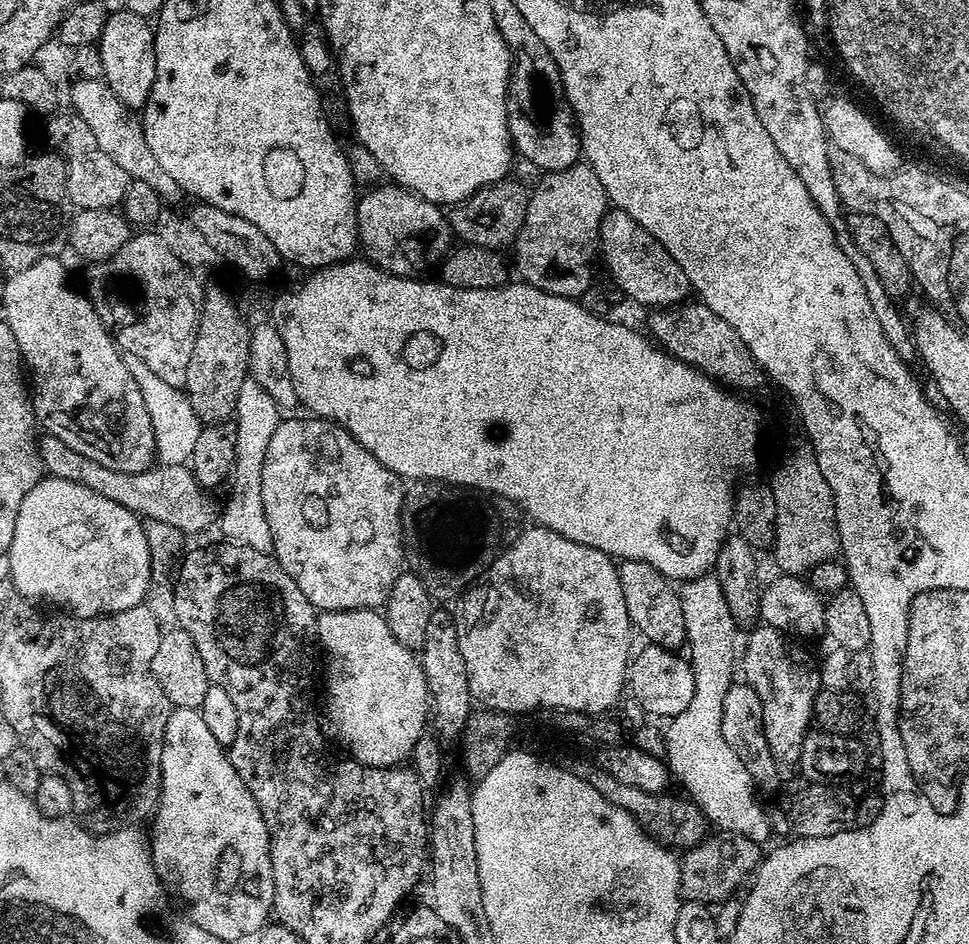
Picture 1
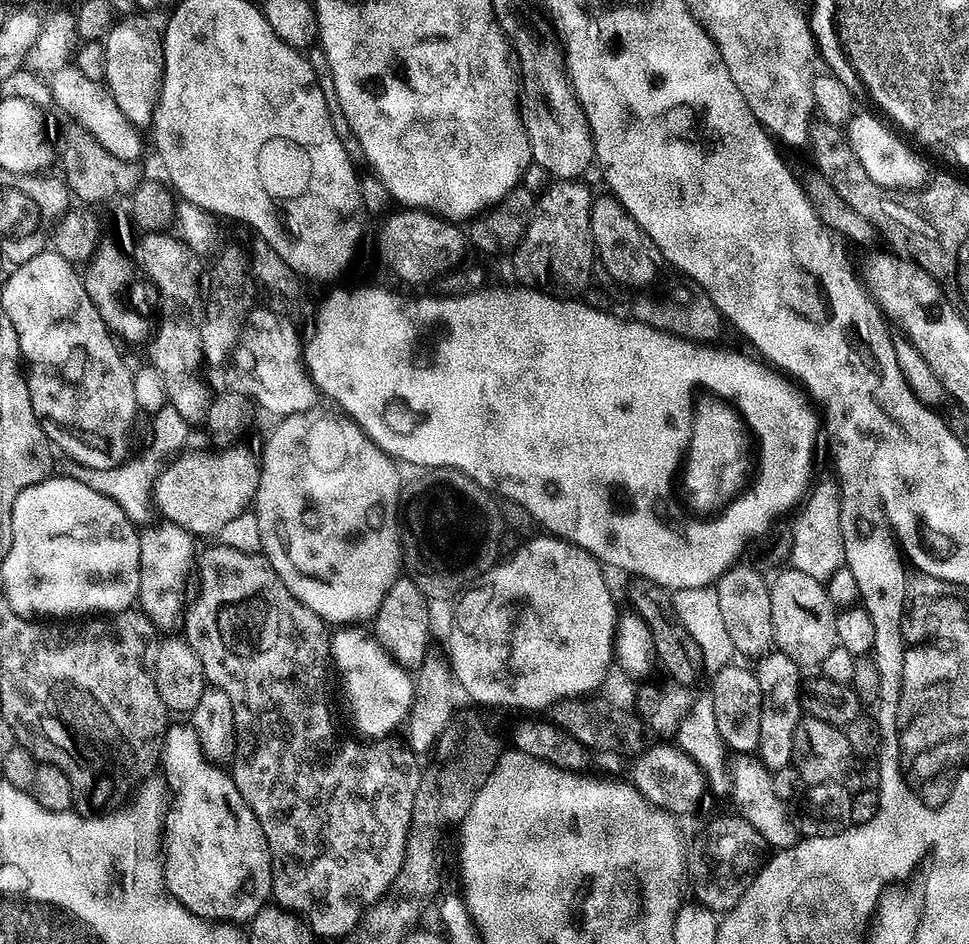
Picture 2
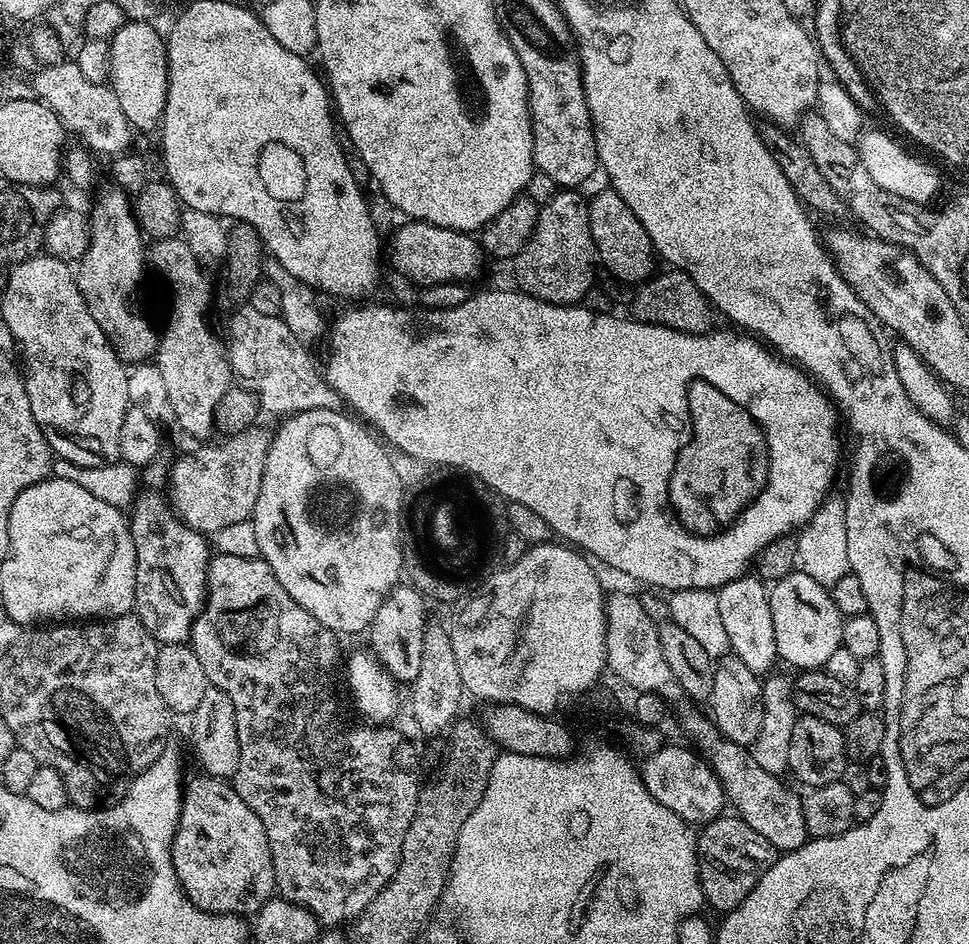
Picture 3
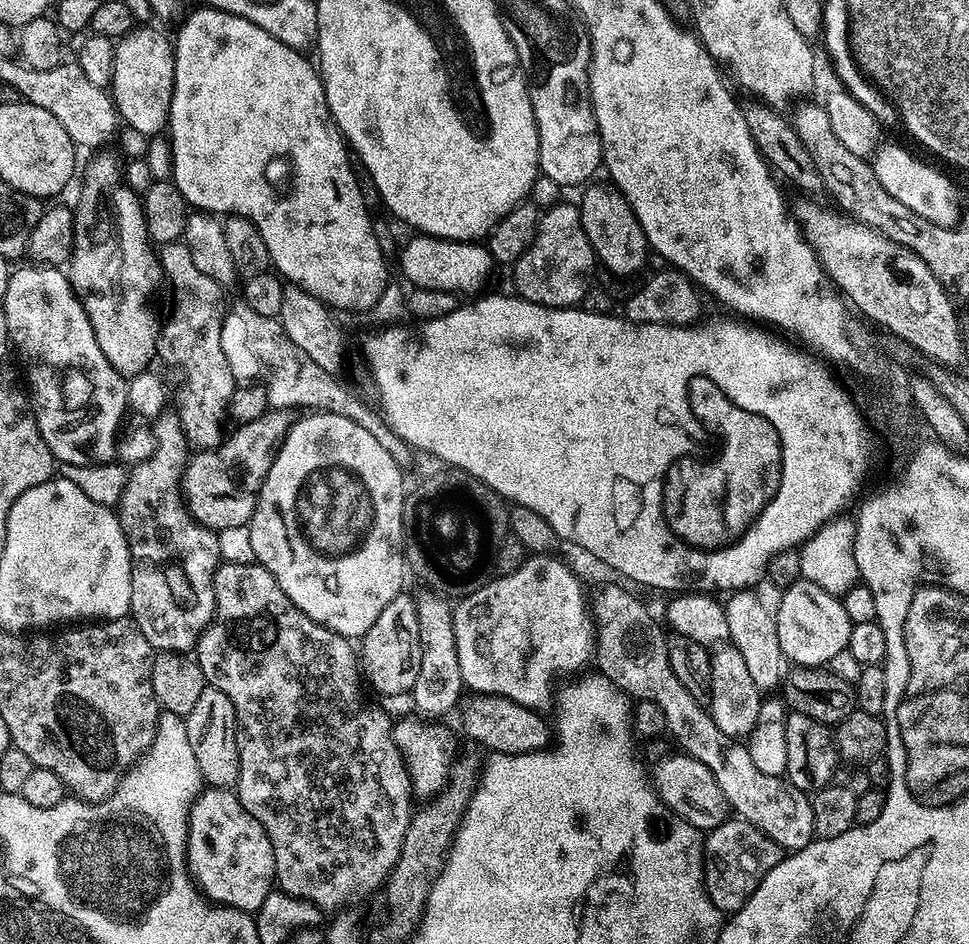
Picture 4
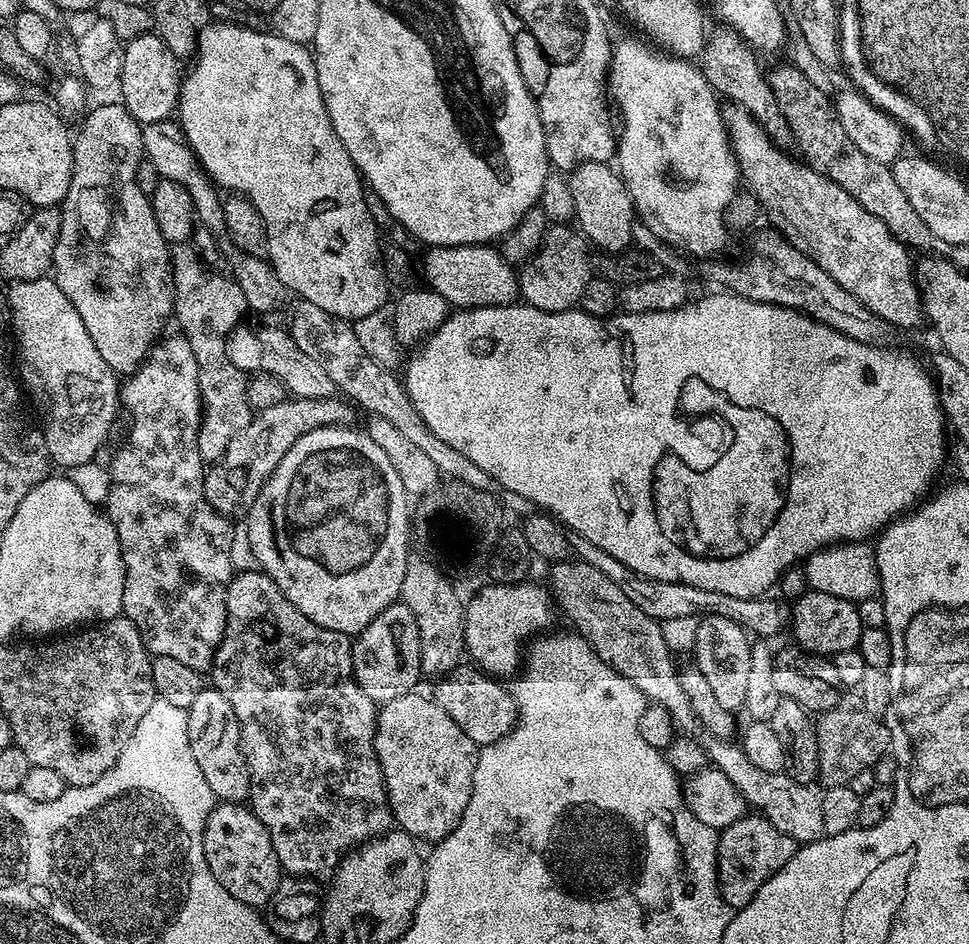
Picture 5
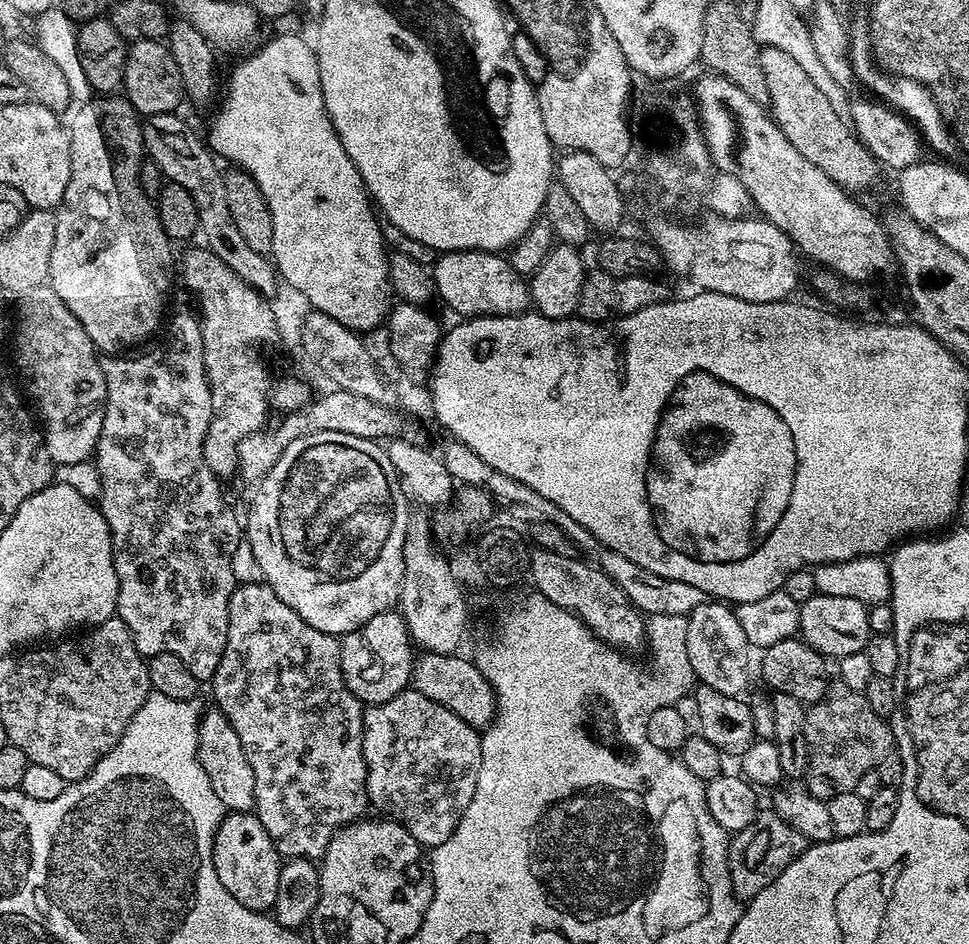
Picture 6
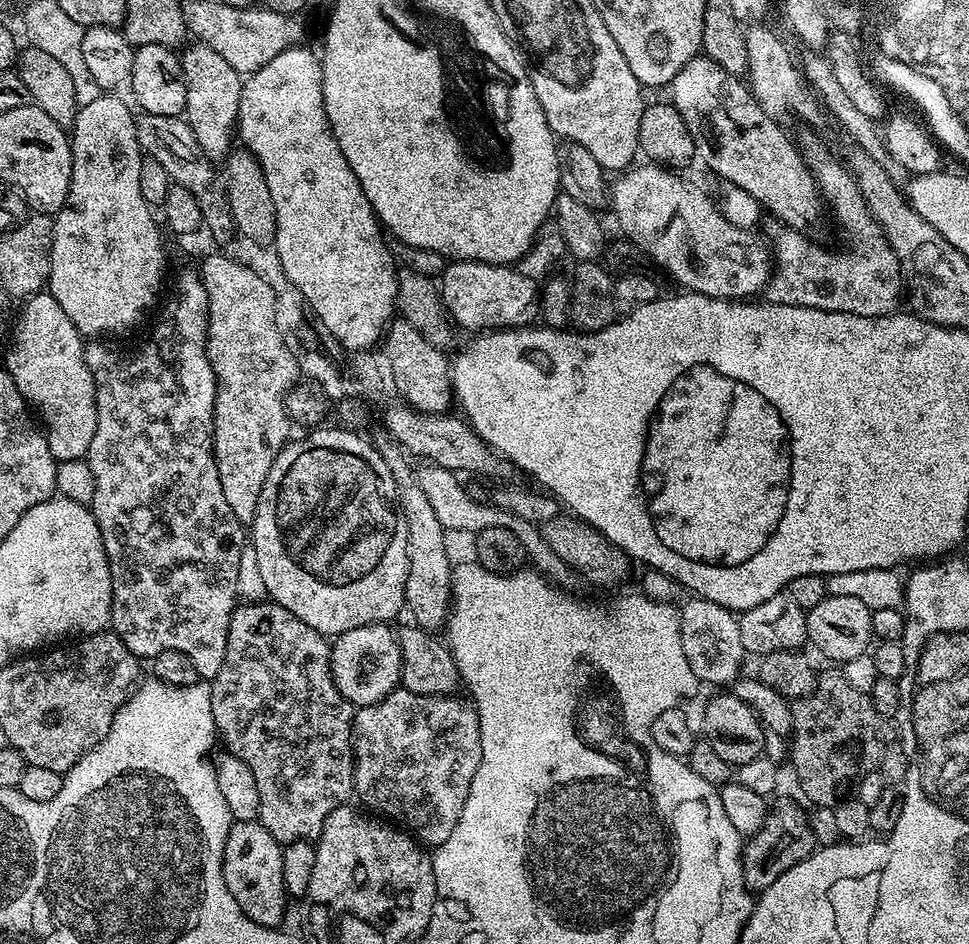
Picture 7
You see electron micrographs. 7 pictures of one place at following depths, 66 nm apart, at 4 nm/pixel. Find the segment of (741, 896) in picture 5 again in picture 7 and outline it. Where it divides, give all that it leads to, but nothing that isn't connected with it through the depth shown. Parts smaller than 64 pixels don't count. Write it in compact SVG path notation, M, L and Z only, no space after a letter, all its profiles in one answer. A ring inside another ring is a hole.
M780 800L767 809L767 816L756 833L747 837L742 848L744 885L759 894L773 884L790 866L798 866L818 847L812 832L809 813L803 812L792 800Z

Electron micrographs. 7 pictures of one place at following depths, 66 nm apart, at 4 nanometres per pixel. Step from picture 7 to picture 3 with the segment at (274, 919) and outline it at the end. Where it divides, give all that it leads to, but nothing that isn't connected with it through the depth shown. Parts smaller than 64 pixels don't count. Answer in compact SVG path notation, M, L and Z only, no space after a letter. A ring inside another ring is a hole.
M203 778L187 785L180 806L180 825L172 840L170 859L185 896L204 912L222 912L229 916L247 917L254 914L267 900L273 899L276 892L274 862L270 854L270 842L258 814L242 802L231 783L220 778Z

